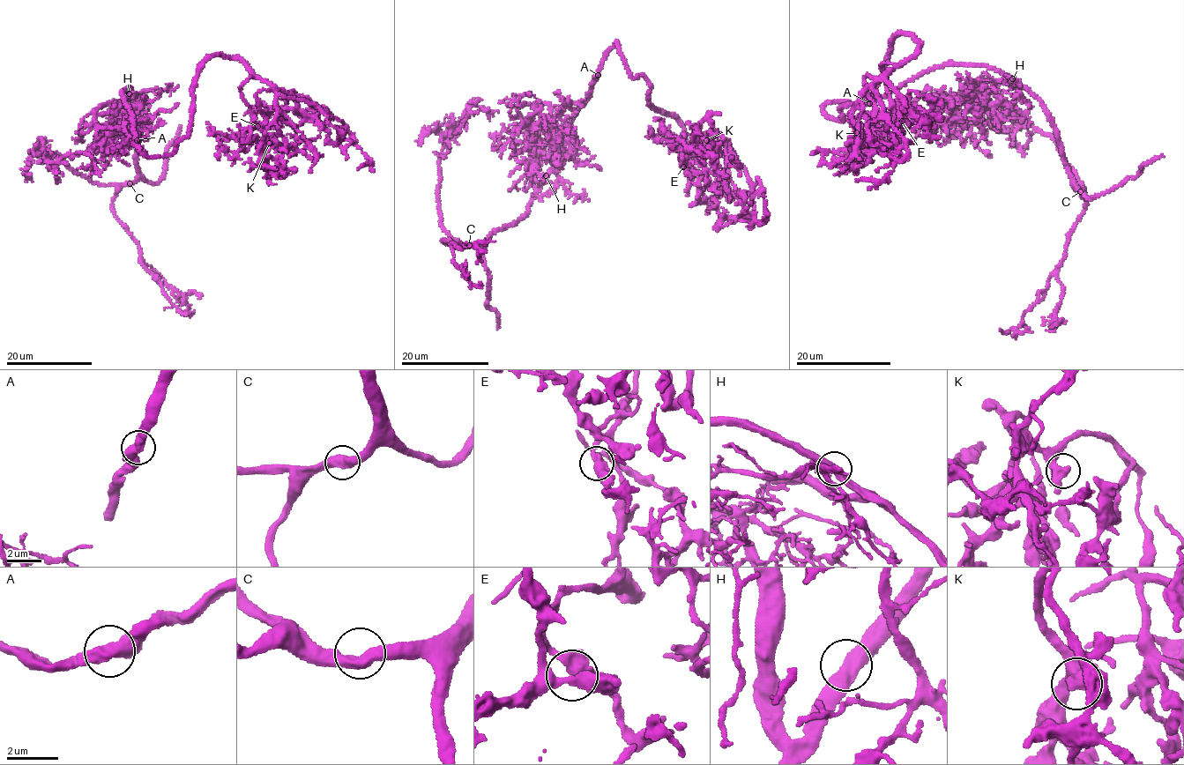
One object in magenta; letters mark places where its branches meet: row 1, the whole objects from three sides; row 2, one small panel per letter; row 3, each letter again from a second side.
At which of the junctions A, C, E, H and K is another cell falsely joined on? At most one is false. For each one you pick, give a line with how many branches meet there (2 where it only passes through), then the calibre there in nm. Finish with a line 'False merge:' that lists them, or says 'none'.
False merge: none

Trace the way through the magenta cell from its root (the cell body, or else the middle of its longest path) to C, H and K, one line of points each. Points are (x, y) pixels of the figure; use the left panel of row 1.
C: (134, 132), (135, 124), (123, 94), (130, 86), (140, 121), (137, 175), (130, 183)
H: (134, 132), (135, 124), (123, 94), (131, 86), (129, 93)
K: (134, 132), (146, 156), (174, 152), (190, 132), (197, 68), (221, 54), (271, 83), (269, 143)

